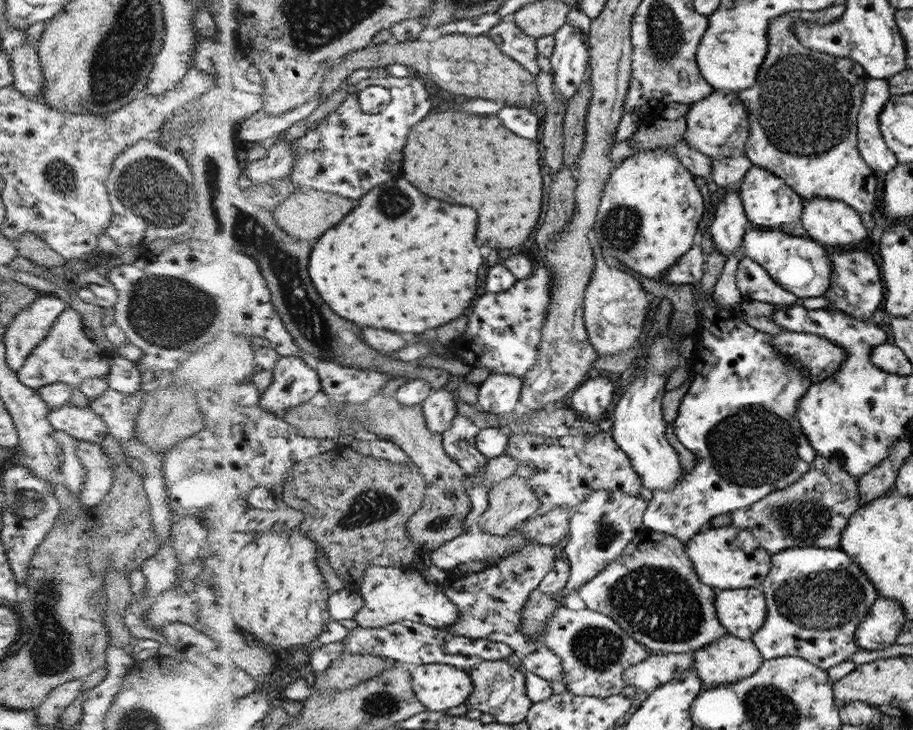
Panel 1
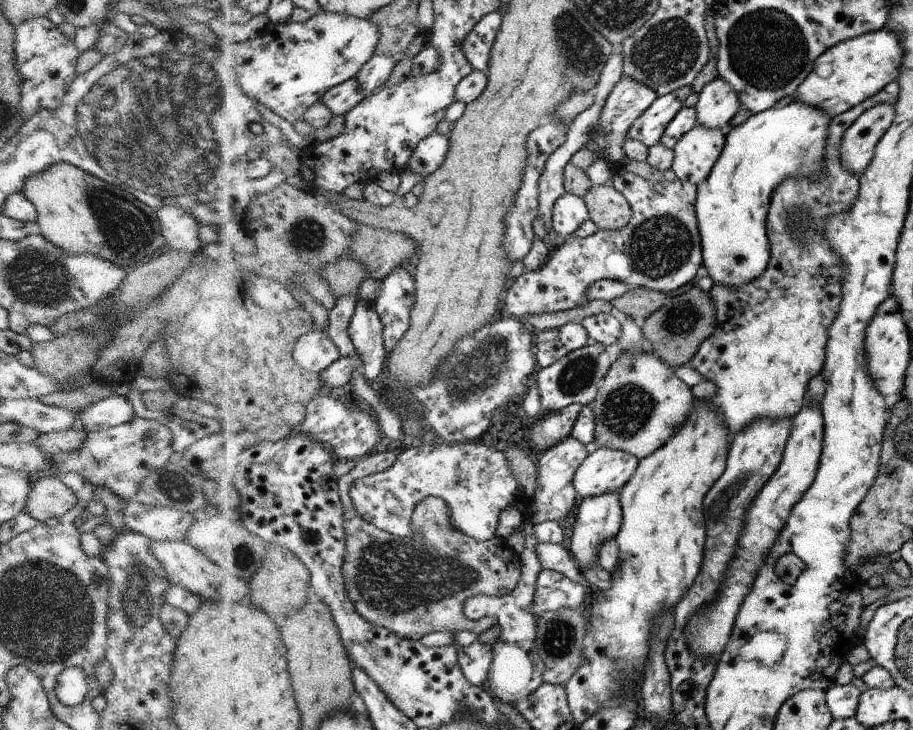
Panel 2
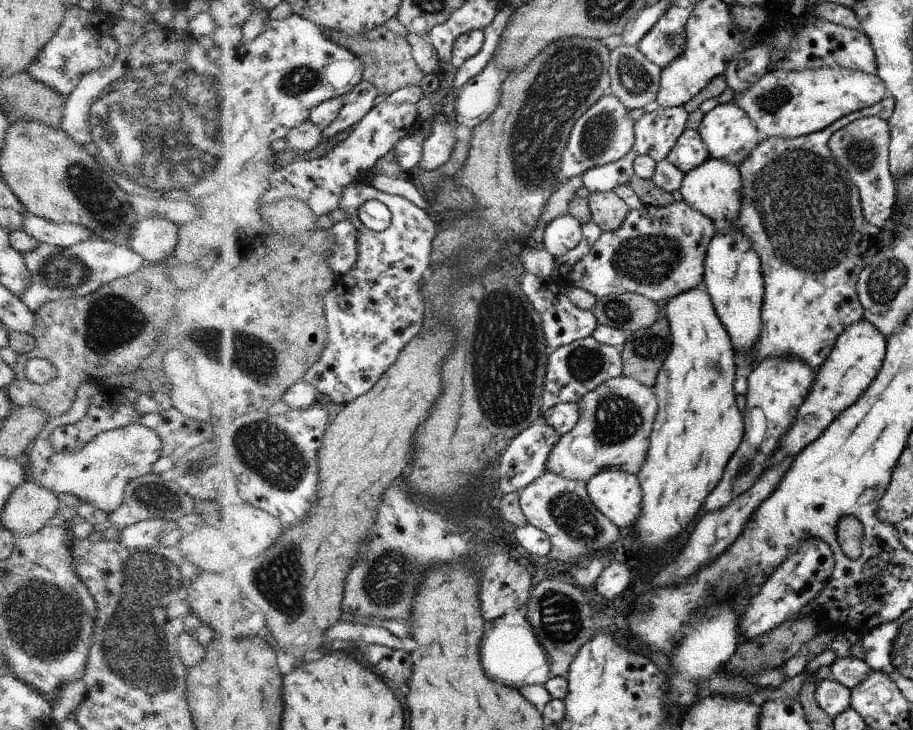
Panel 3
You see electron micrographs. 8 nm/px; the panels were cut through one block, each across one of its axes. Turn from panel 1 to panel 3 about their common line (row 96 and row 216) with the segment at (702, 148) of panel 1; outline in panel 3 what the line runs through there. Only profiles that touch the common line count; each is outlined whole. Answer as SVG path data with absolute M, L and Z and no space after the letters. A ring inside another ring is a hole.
M709 158L705 163L684 175L679 191L682 194L683 201L690 205L690 208L705 214L717 225L732 223L741 219L741 200L744 198L744 185L742 184L740 168L731 165L728 161Z

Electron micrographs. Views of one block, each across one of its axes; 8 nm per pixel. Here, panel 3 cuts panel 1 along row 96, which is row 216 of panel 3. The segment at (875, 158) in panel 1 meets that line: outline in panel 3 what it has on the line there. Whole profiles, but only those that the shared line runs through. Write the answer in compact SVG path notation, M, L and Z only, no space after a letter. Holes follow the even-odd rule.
M876 116L854 120L837 130L829 140L832 158L846 168L846 174L850 175L860 189L865 219L881 230L893 214L897 194L896 180L889 169L890 142L892 142L892 133L890 133L889 123Z

